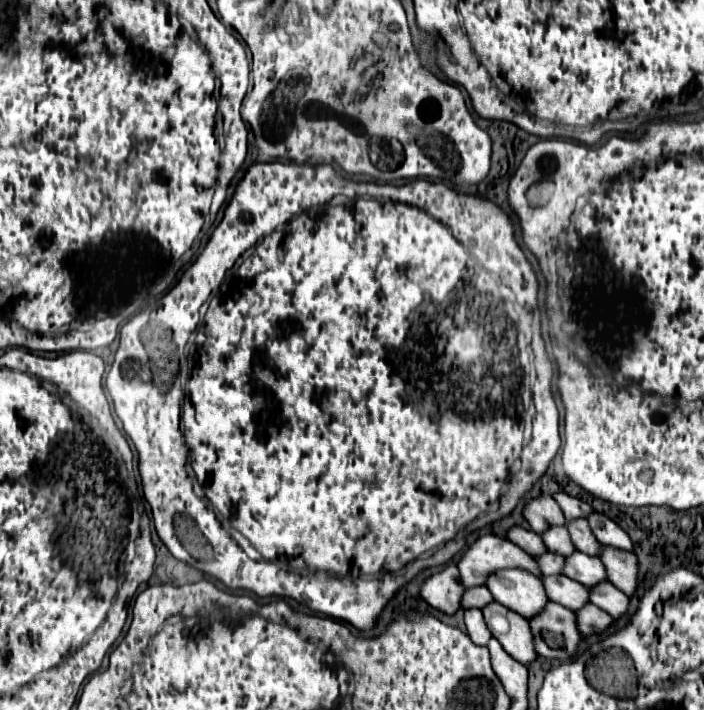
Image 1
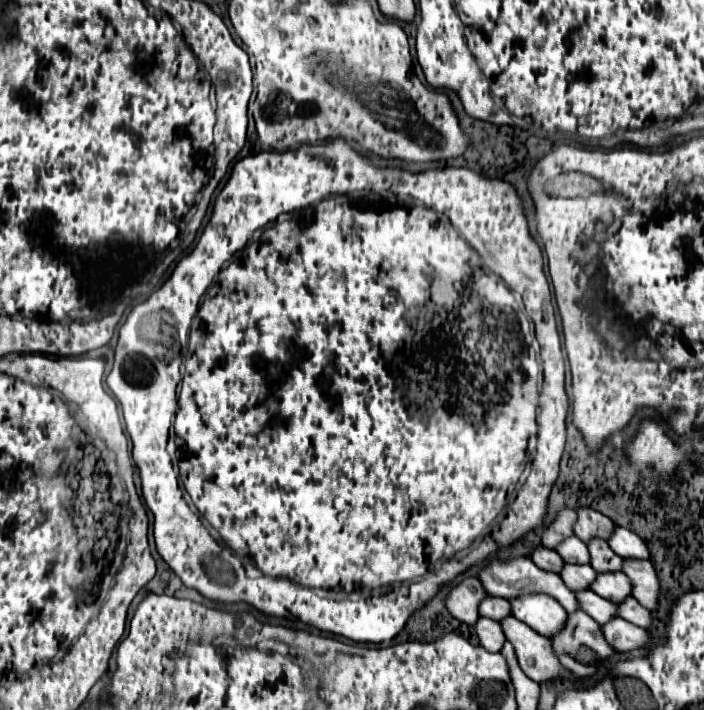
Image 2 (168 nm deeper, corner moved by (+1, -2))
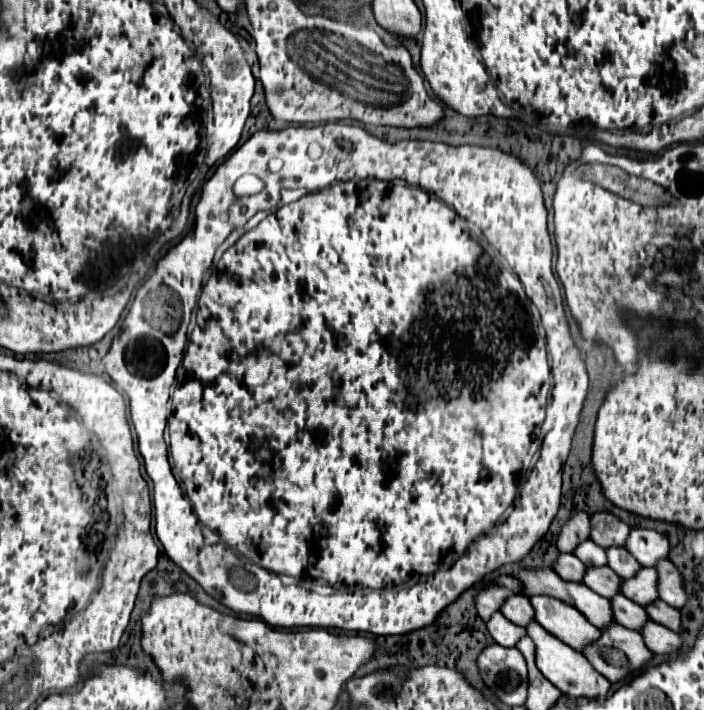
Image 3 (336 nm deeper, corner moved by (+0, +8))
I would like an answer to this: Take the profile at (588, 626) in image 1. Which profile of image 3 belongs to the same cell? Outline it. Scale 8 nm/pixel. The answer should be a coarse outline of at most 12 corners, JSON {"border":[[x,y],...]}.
{"border":[[646,621],[640,629],[652,653],[674,653],[682,645],[676,631]]}

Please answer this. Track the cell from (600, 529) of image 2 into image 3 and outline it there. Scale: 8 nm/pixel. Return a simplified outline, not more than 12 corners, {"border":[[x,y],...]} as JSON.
{"border":[[612,513],[590,515],[590,539],[624,547],[628,525]]}

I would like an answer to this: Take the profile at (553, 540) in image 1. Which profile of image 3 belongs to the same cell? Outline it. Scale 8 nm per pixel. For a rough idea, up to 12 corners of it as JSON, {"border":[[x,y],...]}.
{"border":[[586,539],[574,555],[584,565],[606,565],[606,553]]}

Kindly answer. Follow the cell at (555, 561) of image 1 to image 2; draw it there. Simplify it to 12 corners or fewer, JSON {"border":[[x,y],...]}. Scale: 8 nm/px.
{"border":[[565,565],[561,579],[573,591],[591,589],[591,565]]}

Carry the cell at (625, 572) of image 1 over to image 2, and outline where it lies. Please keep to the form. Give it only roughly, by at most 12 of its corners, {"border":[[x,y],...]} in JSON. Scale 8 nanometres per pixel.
{"border":[[625,559],[633,597],[657,611],[661,587],[653,563]]}

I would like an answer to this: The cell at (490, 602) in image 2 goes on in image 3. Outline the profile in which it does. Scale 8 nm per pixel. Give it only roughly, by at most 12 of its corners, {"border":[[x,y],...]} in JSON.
{"border":[[524,595],[504,599],[500,613],[516,623],[534,619]]}

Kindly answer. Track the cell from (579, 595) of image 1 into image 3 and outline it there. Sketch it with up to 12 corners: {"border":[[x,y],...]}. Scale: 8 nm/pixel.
{"border":[[620,593],[610,599],[614,621],[640,629],[644,609]]}

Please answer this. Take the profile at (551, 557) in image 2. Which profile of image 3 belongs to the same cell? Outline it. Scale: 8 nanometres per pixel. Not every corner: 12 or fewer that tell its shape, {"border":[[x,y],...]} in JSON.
{"border":[[560,553],[554,571],[566,581],[582,581],[584,563]]}

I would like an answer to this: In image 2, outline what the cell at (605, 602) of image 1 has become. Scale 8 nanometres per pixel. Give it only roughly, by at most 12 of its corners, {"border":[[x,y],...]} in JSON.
{"border":[[625,599],[619,615],[643,629],[653,623],[651,611],[637,599]]}

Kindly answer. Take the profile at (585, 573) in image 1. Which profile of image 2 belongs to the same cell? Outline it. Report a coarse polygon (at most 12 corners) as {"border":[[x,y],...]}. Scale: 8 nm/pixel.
{"border":[[601,573],[591,591],[621,603],[631,597],[631,581],[623,573]]}

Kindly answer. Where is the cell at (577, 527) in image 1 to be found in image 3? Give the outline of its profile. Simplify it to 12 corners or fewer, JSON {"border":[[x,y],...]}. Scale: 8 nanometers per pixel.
{"border":[[608,547],[612,571],[624,579],[632,577],[640,563],[624,547]]}

